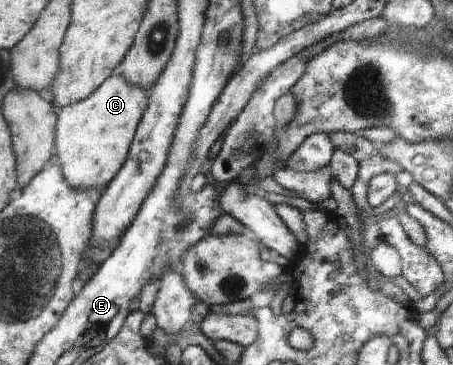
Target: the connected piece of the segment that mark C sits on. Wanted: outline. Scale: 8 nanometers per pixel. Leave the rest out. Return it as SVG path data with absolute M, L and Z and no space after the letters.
M116 73L105 79L104 84L94 94L89 95L89 98L59 109L60 122L57 123L56 142L57 157L59 163L61 163L61 171L64 173L65 180L72 188L104 190L117 176L123 163L127 160L133 137L143 118L145 109L147 109L147 95L148 91L146 89L127 83L125 79L121 79L121 75Z

